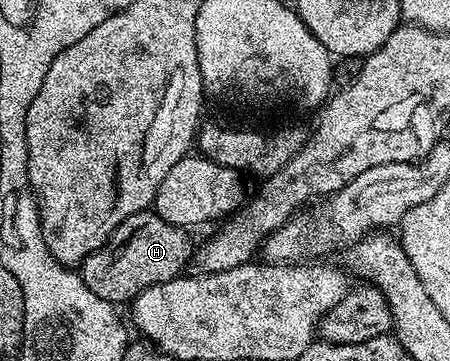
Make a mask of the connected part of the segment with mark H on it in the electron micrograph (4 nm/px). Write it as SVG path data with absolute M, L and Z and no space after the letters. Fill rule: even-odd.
M155 211L135 213L112 232L108 242L85 259L84 264L79 266L78 272L84 278L86 287L90 287L90 291L94 291L94 295L98 295L98 299L106 299L113 303L121 303L120 301L130 303L142 291L146 291L158 283L173 281L175 277L179 277L185 272L194 252L194 241L188 238L188 233L187 228L174 223L166 223L166 219L162 219Z

